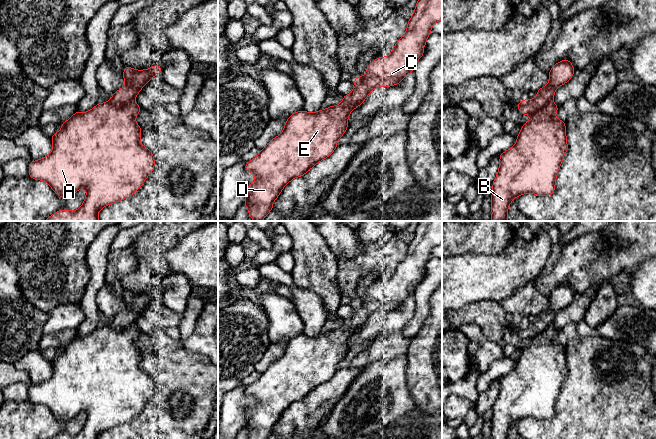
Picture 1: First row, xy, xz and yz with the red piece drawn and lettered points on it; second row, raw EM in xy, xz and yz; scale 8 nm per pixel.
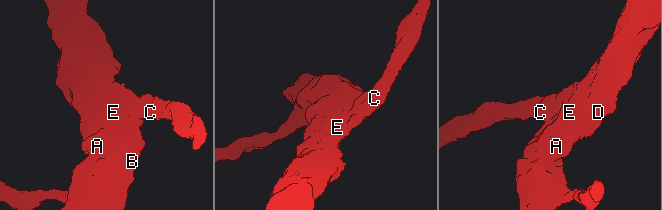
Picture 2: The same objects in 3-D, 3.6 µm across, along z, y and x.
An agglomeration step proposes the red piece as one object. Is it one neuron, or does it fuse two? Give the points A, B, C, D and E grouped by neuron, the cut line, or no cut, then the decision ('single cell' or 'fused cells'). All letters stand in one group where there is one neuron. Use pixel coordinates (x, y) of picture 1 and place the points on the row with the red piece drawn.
groups A B C D E; cut none; single cell

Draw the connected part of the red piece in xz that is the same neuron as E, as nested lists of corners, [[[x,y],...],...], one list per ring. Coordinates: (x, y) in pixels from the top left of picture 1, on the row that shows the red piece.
[[[418,0],[413,16],[408,20],[405,34],[397,41],[388,57],[379,57],[368,66],[366,75],[356,76],[353,91],[342,98],[342,103],[325,110],[308,113],[305,110],[293,113],[284,125],[283,132],[272,139],[259,151],[259,155],[245,164],[245,170],[253,173],[256,180],[249,184],[246,200],[243,202],[254,221],[262,221],[273,210],[272,205],[282,189],[292,179],[307,173],[319,161],[329,157],[337,148],[337,140],[348,128],[348,116],[353,109],[364,102],[376,87],[389,87],[399,84],[423,56],[423,47],[431,34],[434,23],[442,20],[442,0]]]

